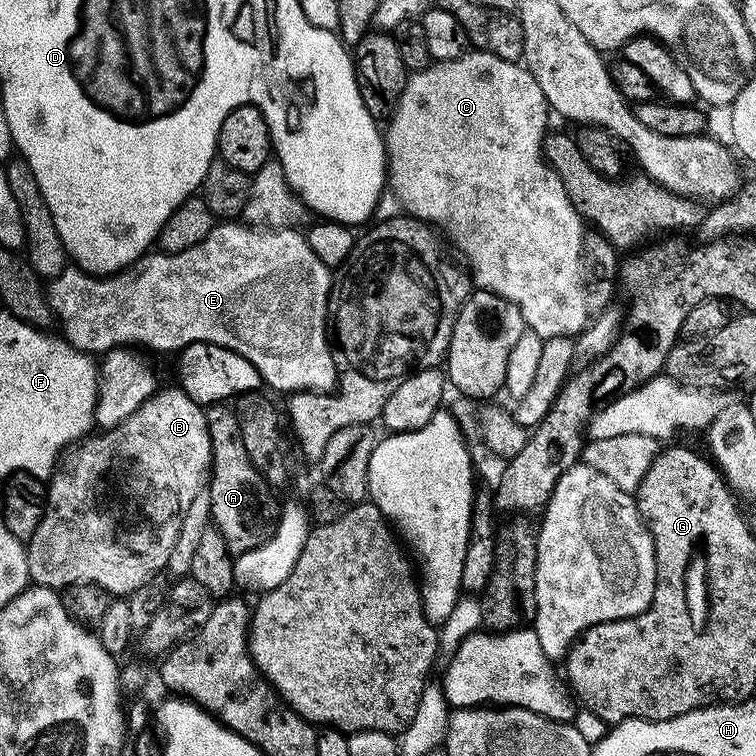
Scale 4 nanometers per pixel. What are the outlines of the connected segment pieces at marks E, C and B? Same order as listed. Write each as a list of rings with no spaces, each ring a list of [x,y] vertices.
[[[220,222],[198,242],[198,246],[190,246],[190,250],[181,252],[149,251],[140,257],[135,264],[123,268],[121,272],[114,272],[111,276],[94,276],[83,272],[80,268],[69,266],[62,270],[62,274],[51,277],[47,281],[46,291],[48,304],[52,308],[55,323],[60,324],[63,339],[68,341],[71,348],[89,354],[103,354],[121,346],[140,346],[136,344],[148,343],[156,352],[179,353],[181,349],[191,343],[212,343],[214,346],[225,347],[235,355],[246,358],[257,368],[263,383],[269,388],[277,388],[283,394],[294,392],[322,392],[331,393],[336,388],[336,367],[332,361],[330,347],[330,329],[328,327],[328,295],[332,289],[333,269],[325,266],[322,258],[310,250],[307,235],[295,228],[257,228],[244,222]]]
[[[469,50],[457,60],[433,62],[421,72],[411,73],[396,100],[396,107],[390,113],[390,119],[387,121],[388,132],[386,128],[383,133],[386,145],[386,184],[390,192],[392,188],[393,194],[400,199],[400,204],[404,207],[401,209],[407,215],[435,226],[441,233],[449,232],[457,250],[468,259],[467,267],[470,269],[473,285],[477,289],[493,292],[514,302],[514,306],[518,306],[522,314],[527,331],[537,332],[544,341],[559,336],[579,337],[590,320],[586,310],[587,294],[584,291],[583,266],[580,264],[586,224],[570,202],[566,186],[562,186],[562,178],[544,158],[543,143],[546,129],[549,127],[548,116],[550,117],[550,109],[542,89],[535,82],[534,74],[530,74],[523,63],[503,60],[489,52]]]
[[[181,387],[163,388],[153,394],[145,404],[138,406],[138,410],[134,410],[134,414],[130,414],[130,418],[126,418],[118,426],[96,434],[100,436],[89,435],[81,439],[57,463],[47,481],[48,505],[44,507],[42,522],[38,522],[38,530],[34,530],[34,534],[26,541],[28,578],[33,585],[57,590],[64,590],[69,586],[95,586],[103,588],[113,597],[127,598],[132,592],[153,583],[157,579],[156,575],[167,569],[170,550],[174,550],[174,542],[178,542],[178,530],[182,530],[182,518],[186,518],[186,510],[190,510],[190,502],[194,502],[196,495],[205,487],[206,477],[212,466],[212,439],[208,433],[208,417],[205,409],[195,404]]]

